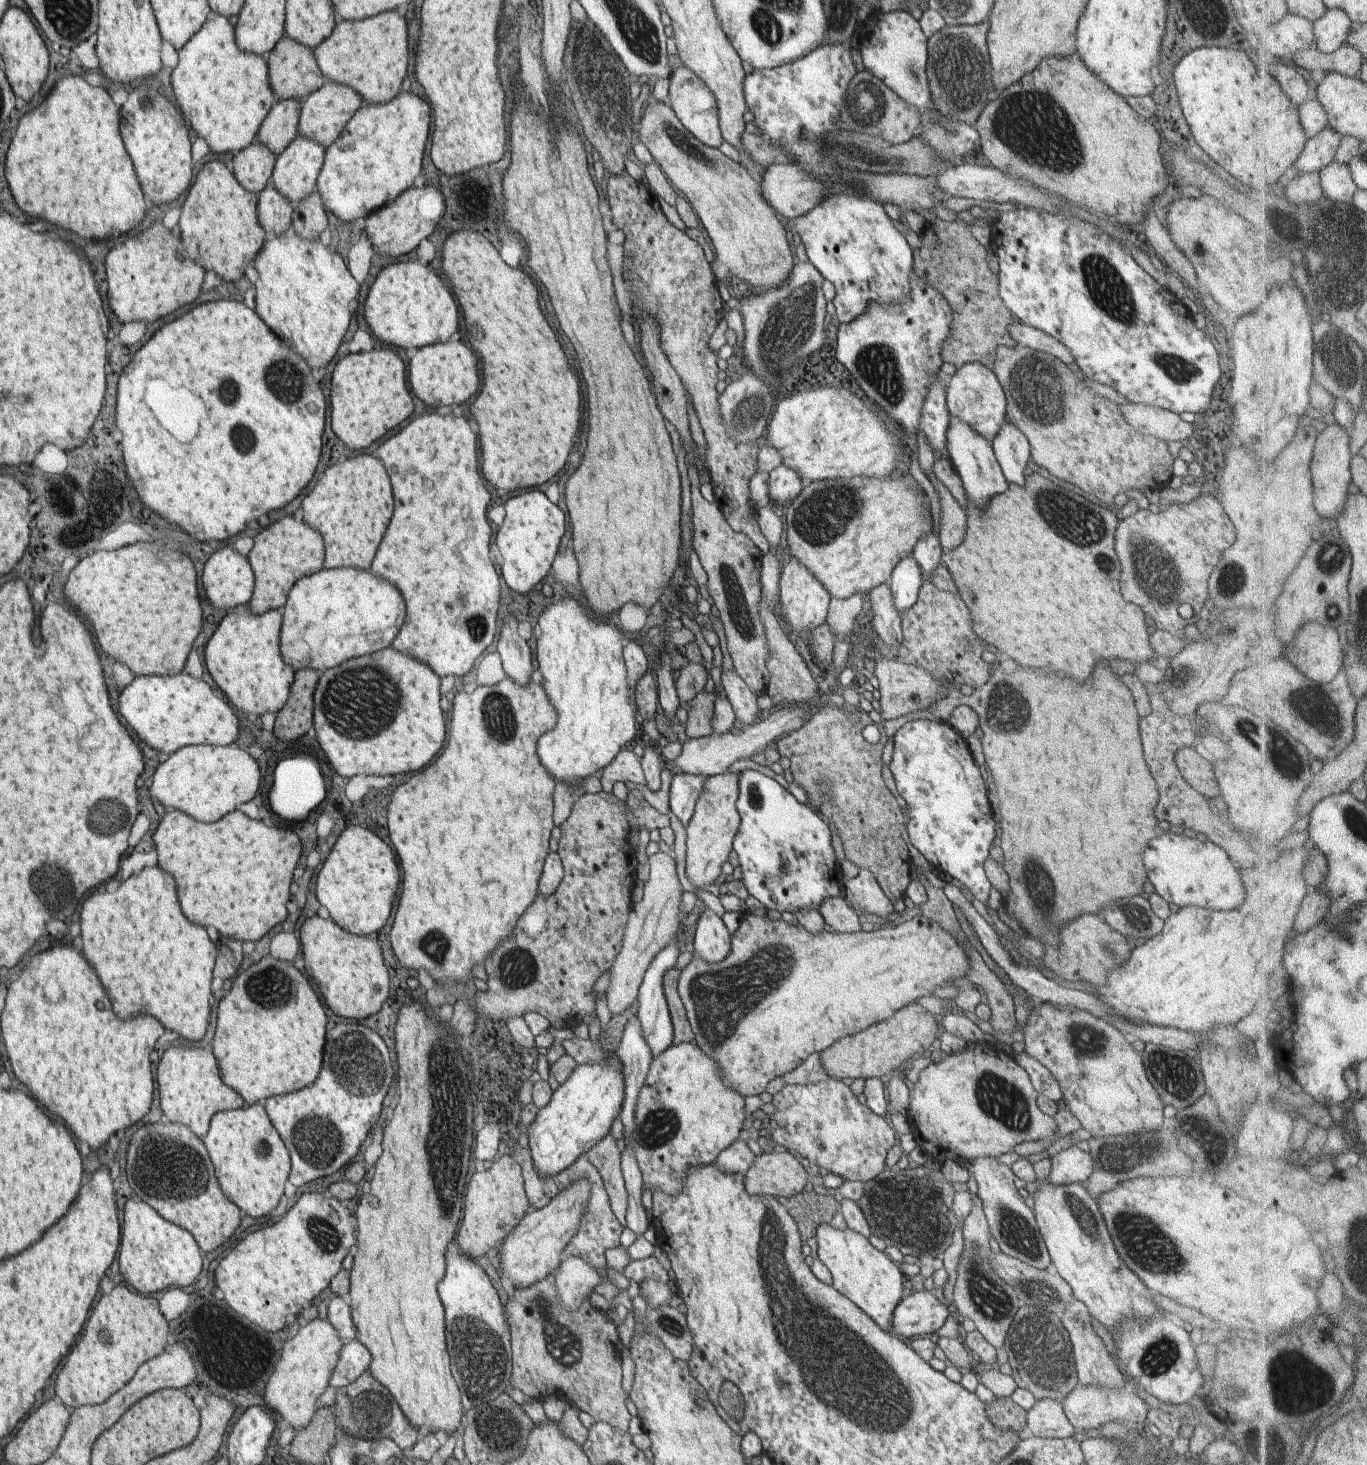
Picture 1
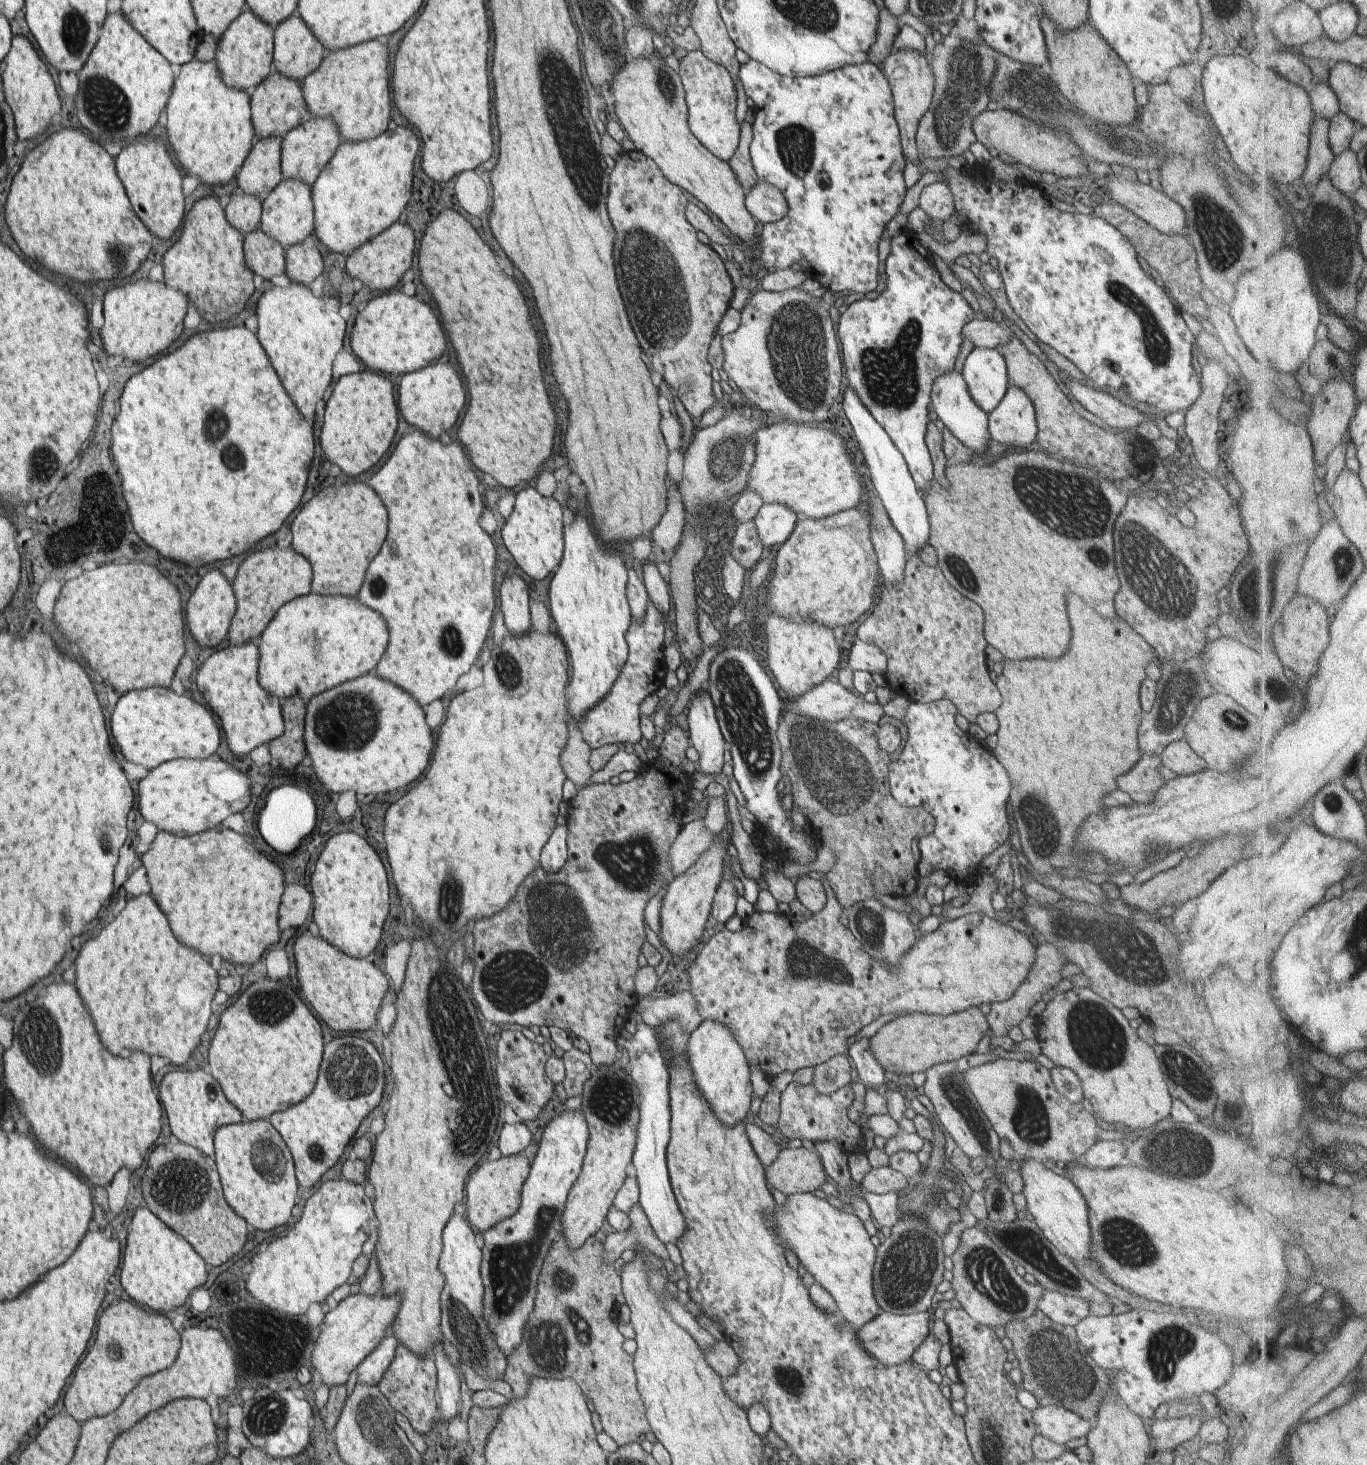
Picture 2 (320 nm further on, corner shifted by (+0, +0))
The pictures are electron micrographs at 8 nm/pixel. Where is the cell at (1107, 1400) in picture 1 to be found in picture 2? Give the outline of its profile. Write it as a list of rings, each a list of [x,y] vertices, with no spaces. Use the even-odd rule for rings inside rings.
[[[1039,1406],[1031,1412],[1037,1432],[1052,1442],[1066,1446],[1068,1440],[1087,1437],[1094,1423],[1062,1406]]]

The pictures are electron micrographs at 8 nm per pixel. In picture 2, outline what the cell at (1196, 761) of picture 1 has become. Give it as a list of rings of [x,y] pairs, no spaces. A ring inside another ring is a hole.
[[[1185,739],[1168,744],[1160,757],[1161,764],[1178,775],[1196,774],[1206,769],[1205,760],[1190,748]]]

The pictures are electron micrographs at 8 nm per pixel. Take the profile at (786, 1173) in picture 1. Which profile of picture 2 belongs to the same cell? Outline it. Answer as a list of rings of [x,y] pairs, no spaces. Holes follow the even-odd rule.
[[[805,1147],[781,1150],[766,1172],[767,1185],[786,1196],[822,1193],[827,1177],[819,1154]]]

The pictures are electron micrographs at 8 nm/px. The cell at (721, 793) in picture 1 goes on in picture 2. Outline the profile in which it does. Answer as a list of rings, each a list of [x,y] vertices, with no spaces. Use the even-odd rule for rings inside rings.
[[[719,834],[712,846],[703,852],[688,870],[680,873],[668,884],[662,899],[658,936],[672,957],[681,958],[688,950],[692,950],[696,944],[704,940],[702,936],[706,930],[706,922],[710,918],[714,894],[723,879],[722,868],[728,861],[727,847],[728,845],[722,844]]]

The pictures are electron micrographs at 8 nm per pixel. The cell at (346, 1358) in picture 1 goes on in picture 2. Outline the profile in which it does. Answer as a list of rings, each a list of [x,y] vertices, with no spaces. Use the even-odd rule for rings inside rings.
[[[389,1334],[358,1366],[358,1382],[376,1385],[386,1374],[389,1364],[394,1360],[399,1340]]]

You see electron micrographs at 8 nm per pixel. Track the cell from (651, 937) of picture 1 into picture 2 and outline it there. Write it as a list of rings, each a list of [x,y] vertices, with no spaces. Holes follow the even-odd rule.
[[[703,819],[683,825],[669,850],[674,874],[678,876],[688,870],[712,846],[715,838],[716,835],[706,827]]]

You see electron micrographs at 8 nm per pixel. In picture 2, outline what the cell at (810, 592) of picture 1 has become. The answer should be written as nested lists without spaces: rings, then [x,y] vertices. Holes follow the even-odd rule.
[[[770,615],[766,618],[766,659],[764,662],[770,668],[770,672],[774,675],[776,686],[781,691],[785,698],[796,700],[805,692],[812,690],[821,682],[824,682],[830,677],[830,674],[836,670],[836,666],[840,662],[841,643],[837,642],[832,634],[832,629],[811,623],[807,620],[794,621],[785,619],[779,615]]]

